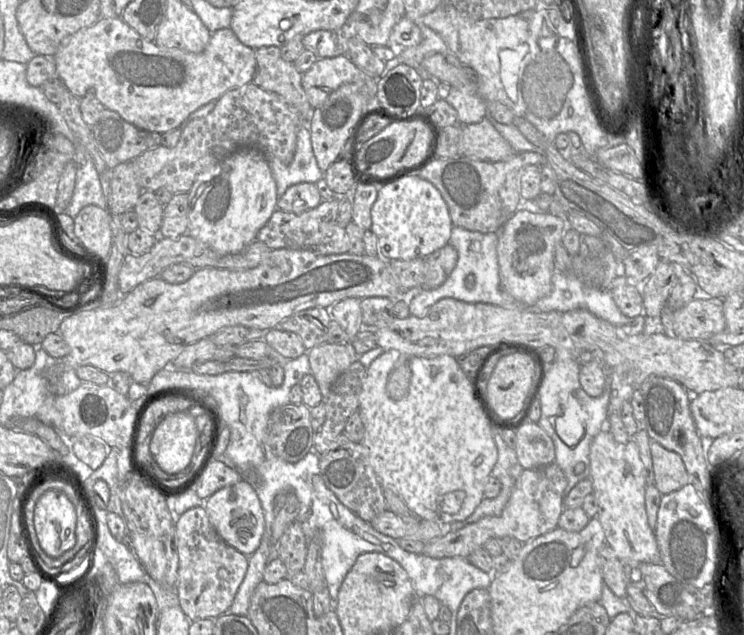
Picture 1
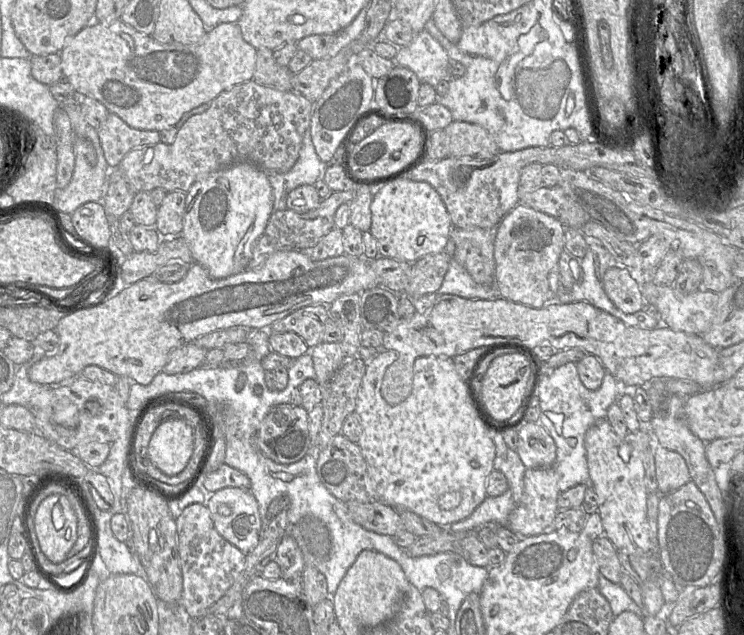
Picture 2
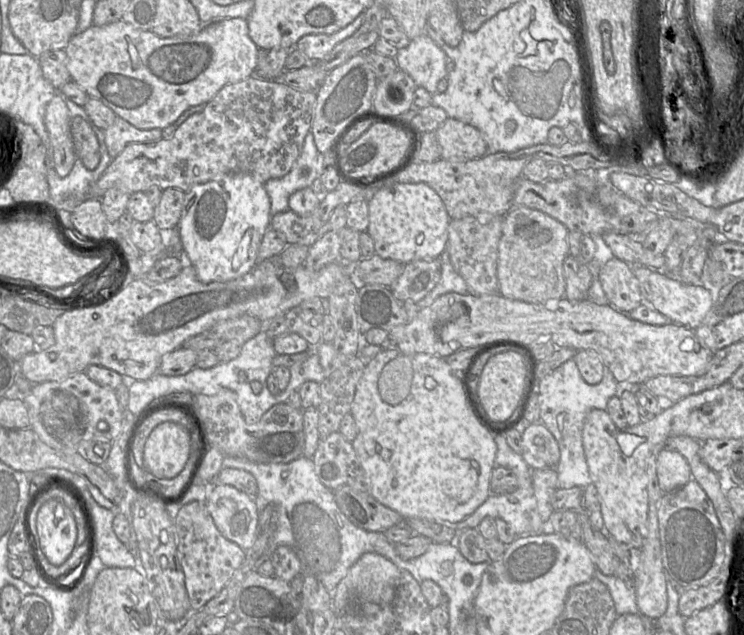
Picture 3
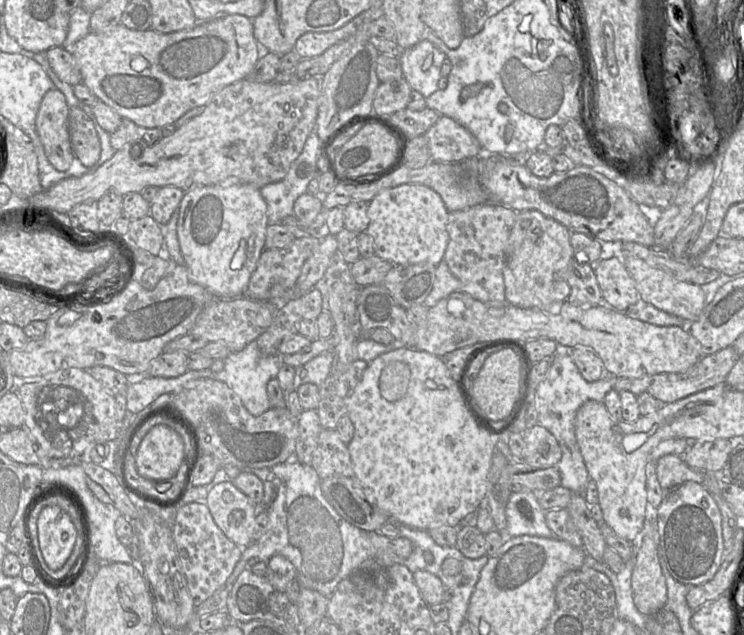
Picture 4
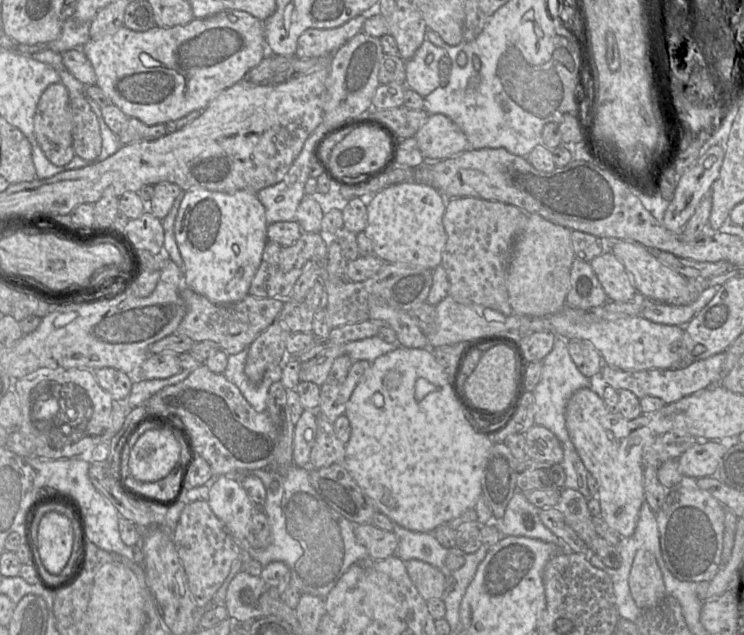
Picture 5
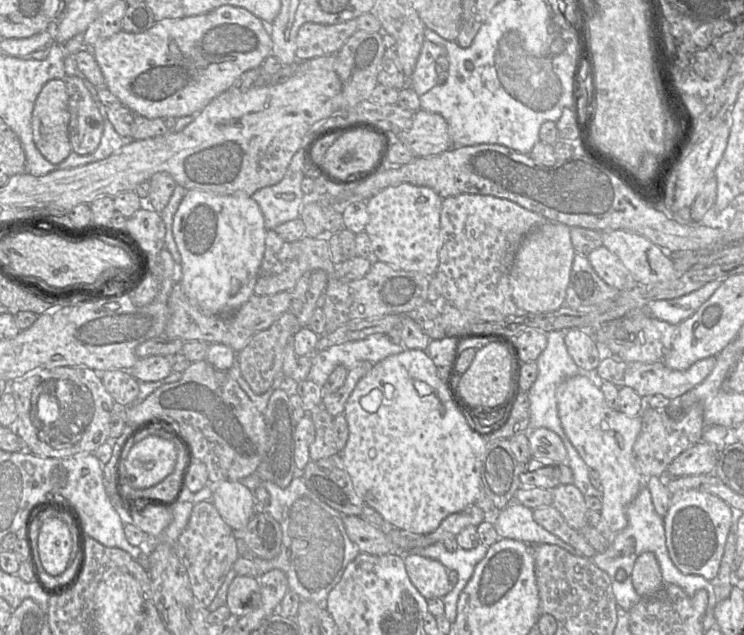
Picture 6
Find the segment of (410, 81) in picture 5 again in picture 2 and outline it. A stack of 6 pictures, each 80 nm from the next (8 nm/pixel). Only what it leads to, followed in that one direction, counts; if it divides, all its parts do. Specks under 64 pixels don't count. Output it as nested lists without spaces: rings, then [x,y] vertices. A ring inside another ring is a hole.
[[[425,29],[415,33],[409,45],[398,48],[394,62],[395,66],[412,70],[421,83],[428,83],[435,89],[441,80],[452,80],[451,59]]]

